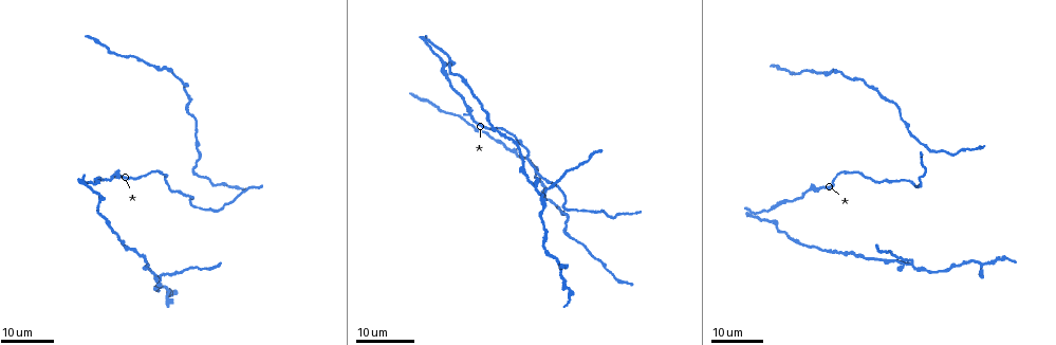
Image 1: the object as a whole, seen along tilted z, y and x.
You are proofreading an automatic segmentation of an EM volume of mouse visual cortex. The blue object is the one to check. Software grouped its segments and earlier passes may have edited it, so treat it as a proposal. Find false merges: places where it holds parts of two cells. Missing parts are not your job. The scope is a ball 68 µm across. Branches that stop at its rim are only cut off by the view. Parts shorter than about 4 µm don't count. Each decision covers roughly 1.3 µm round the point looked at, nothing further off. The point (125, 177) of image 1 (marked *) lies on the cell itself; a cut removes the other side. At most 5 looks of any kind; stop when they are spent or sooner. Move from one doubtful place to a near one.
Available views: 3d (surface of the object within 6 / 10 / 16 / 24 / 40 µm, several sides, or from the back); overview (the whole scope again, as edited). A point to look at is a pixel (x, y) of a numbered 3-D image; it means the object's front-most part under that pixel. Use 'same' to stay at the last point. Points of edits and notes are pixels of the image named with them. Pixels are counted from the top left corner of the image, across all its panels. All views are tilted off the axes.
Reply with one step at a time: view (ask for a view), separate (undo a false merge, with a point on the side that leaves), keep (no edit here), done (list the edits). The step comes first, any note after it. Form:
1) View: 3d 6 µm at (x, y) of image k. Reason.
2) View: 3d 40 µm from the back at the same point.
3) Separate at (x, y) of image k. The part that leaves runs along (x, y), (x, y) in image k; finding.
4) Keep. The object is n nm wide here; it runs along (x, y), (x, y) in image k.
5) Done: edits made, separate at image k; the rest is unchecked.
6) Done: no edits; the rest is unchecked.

View: 3d 16 µm at (820, 188) of image 1. Calibre changes.

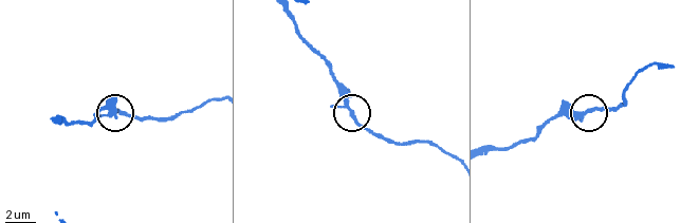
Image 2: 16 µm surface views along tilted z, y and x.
View: 3d 6 µm at (588, 109) of image 2. Zoom in.

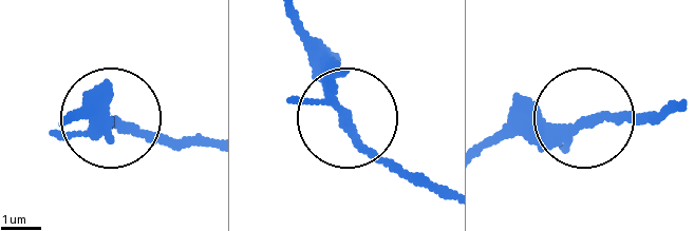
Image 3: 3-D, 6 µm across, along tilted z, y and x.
Keep. 3 arms meet here; it runs along (399, 174), (355, 129), (306, 40) in image 3; all the same cell.

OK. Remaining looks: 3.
View: 3d 24 µm at (912, 262) of image 1. Three arms meet.

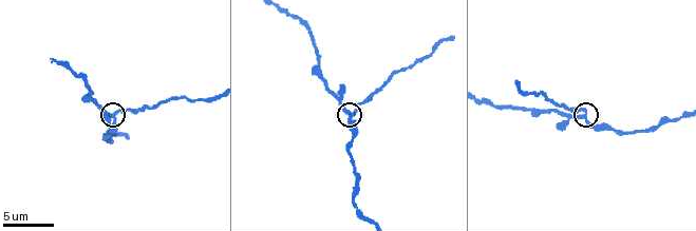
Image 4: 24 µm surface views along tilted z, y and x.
View: 3d 6 µm at (585, 114) of image 4.

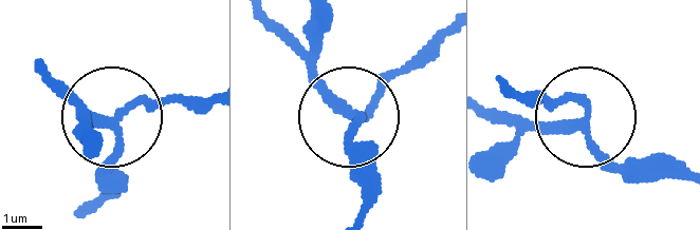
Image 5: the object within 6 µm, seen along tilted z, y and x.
Keep. 3 arms meet here; it runs along (489, 110), (545, 127), (583, 117), (572, 99), (514, 92) in image 5; one cell here.

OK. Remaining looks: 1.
Done: no edits; the rest is unchecked.

